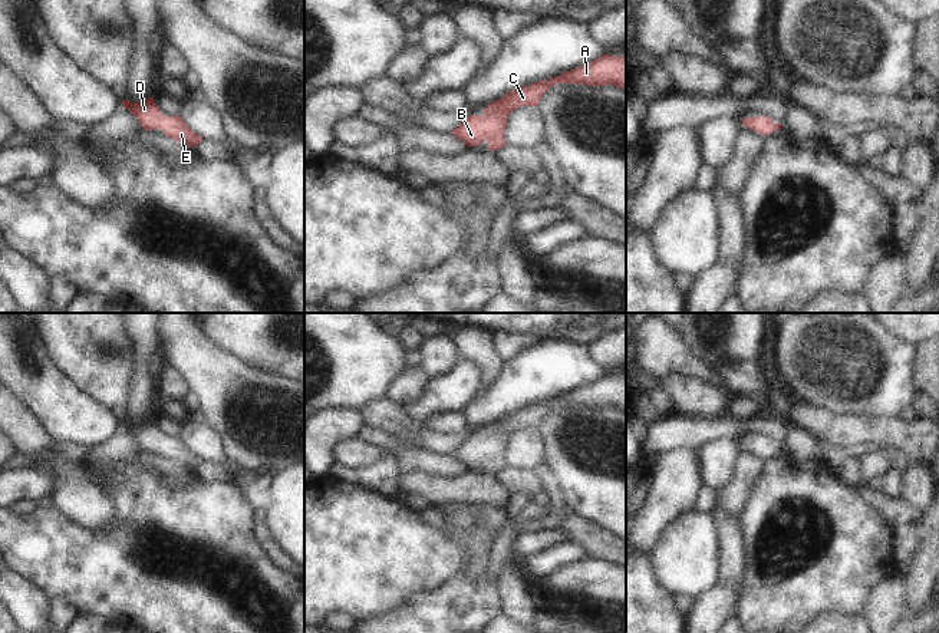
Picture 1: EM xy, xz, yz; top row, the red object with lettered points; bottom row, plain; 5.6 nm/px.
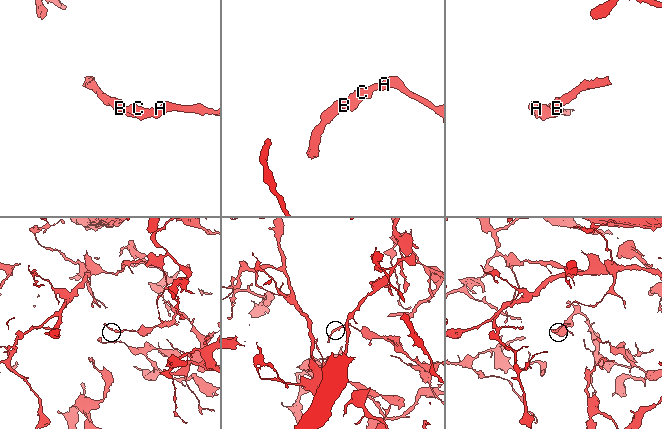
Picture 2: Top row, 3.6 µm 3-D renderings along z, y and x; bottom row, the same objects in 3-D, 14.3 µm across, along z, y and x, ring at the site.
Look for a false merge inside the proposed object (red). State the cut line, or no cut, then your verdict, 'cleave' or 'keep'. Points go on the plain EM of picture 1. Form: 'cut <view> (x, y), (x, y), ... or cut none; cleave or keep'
cut none; keep

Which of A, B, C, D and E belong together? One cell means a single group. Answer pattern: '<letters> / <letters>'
A B C D E

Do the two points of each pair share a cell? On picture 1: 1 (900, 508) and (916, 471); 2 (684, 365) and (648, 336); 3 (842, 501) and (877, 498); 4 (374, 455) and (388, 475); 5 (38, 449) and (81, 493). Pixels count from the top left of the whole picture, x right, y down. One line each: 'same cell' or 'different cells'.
1: different cells
2: same cell
3: different cells
4: different cells
5: same cell

